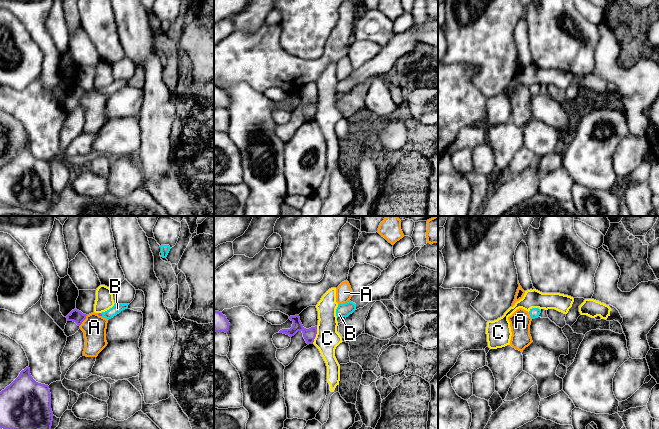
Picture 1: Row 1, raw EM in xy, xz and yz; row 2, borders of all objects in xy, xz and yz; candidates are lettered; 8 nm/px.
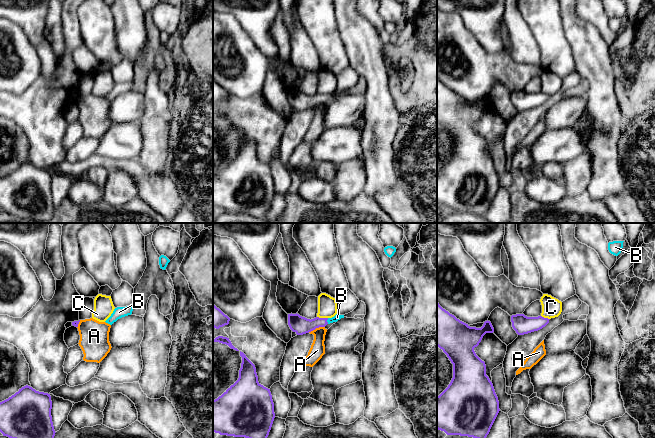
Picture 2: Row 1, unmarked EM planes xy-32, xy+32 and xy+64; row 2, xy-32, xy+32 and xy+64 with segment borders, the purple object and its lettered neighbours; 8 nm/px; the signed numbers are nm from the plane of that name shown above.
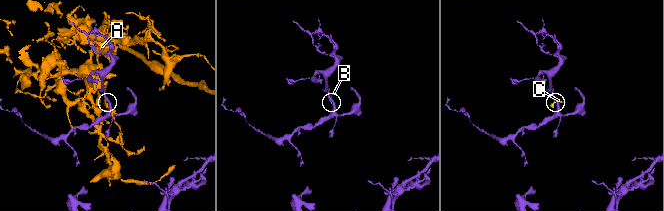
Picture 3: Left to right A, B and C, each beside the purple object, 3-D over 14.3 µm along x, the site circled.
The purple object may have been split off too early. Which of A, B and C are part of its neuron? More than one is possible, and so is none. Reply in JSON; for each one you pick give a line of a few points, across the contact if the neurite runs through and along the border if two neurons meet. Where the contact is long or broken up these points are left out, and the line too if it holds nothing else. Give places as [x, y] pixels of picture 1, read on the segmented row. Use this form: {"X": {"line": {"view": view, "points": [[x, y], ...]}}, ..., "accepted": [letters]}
{"B": {"line": {"view": "xy", "points": [[99, 314], [100, 313], [109, 314], [117, 308]]}}, "accepted": ["B"]}

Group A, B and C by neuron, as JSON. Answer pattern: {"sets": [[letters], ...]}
{"sets": [["A"], ["B"], ["C"]]}

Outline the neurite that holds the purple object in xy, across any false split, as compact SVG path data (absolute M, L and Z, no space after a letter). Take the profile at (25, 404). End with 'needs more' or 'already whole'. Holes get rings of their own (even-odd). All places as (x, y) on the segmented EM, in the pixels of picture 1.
M28 366L0 392L0 428L51 429L52 421L49 386L36 382Z; already whole

